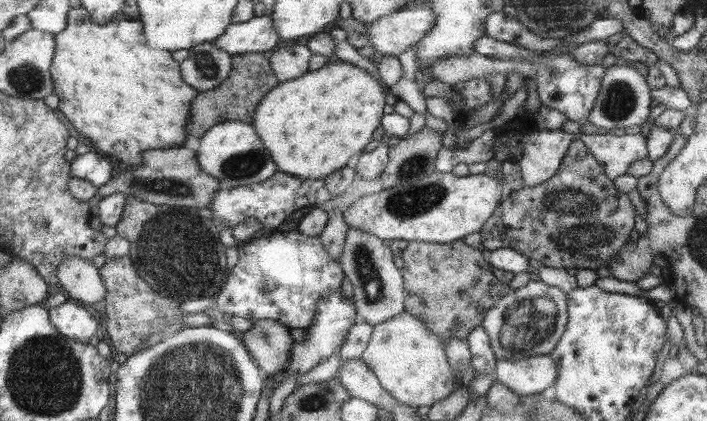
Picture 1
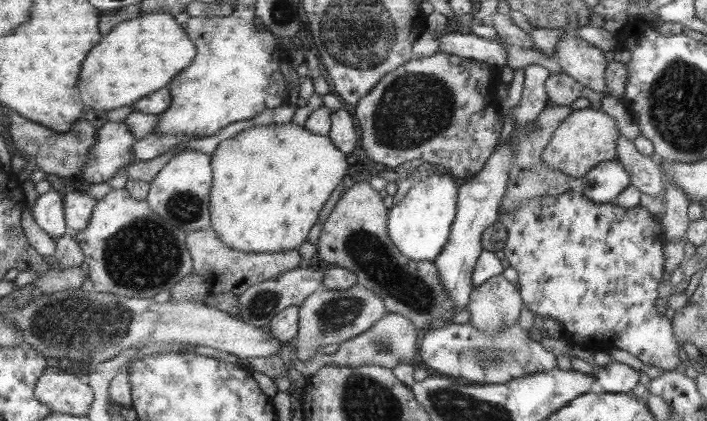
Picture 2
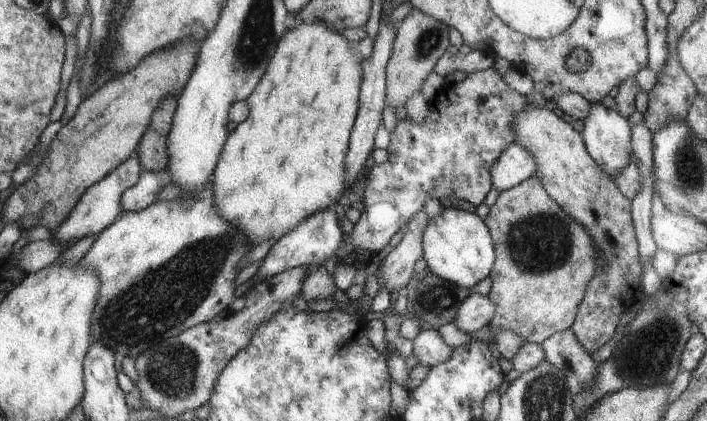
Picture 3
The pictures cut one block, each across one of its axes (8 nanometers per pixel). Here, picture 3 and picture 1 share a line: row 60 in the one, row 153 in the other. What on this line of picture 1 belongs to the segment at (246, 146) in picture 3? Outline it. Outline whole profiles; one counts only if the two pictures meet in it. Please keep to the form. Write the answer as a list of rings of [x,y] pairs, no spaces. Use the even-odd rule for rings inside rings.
[[[327,62],[325,68],[271,90],[257,108],[255,128],[279,172],[303,180],[323,180],[347,168],[349,160],[361,154],[383,118],[383,98],[383,88],[363,68]]]

